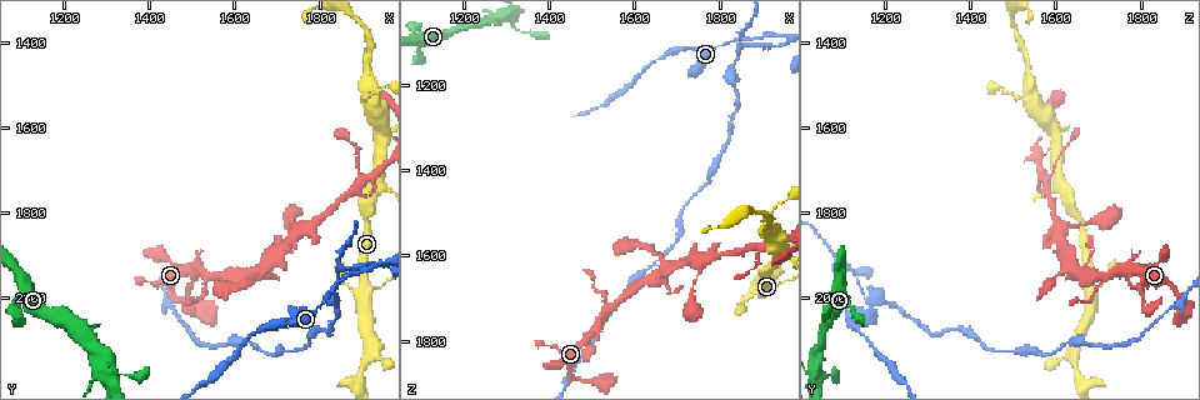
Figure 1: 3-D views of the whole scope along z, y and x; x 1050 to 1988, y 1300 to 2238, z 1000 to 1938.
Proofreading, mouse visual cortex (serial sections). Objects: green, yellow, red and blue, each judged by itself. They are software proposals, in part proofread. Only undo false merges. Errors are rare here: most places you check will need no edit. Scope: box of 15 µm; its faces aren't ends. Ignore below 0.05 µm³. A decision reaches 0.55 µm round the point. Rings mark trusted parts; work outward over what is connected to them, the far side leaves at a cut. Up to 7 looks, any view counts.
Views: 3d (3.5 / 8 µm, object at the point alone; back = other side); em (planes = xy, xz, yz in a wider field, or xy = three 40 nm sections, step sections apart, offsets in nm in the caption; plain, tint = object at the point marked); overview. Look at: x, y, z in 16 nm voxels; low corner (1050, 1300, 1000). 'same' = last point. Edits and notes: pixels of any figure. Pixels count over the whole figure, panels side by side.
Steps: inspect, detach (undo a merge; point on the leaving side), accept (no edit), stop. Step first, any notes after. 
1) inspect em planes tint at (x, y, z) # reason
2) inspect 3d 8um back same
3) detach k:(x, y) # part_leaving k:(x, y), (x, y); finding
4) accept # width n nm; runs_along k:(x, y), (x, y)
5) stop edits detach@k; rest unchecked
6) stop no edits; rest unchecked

inspect 3d 3.5um at (1500, 1935, 1780) # a fork

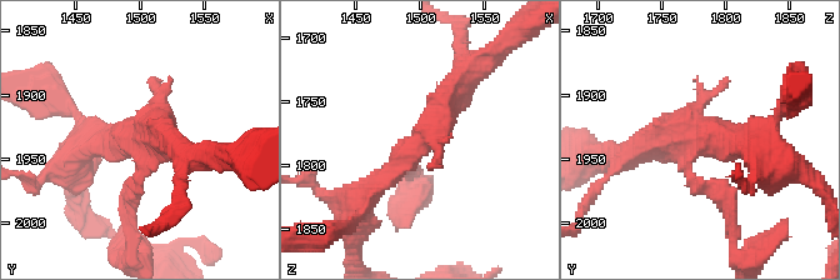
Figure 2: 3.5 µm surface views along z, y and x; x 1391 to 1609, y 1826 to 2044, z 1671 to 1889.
inspect em xy step 5 tint at (1500, 1930, 1778) # shape alone is not enough

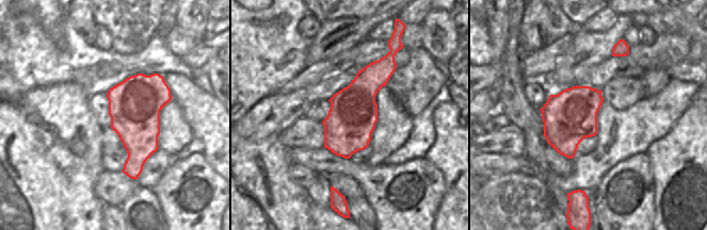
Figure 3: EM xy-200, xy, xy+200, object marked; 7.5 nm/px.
accept # runs_along 2:(364, 195), (421, 141), (464, 74); one cell here

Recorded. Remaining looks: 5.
inspect 3d 8um at (1890, 1720, 1575) # two arms in line, one across

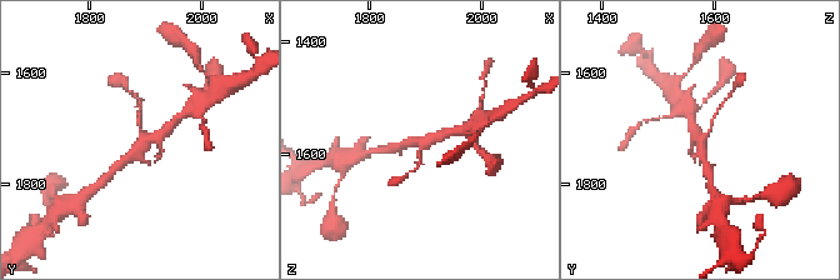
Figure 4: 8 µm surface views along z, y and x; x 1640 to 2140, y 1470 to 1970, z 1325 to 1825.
inspect 3d 3.5um at (1895, 1725, 1580) # zoom in

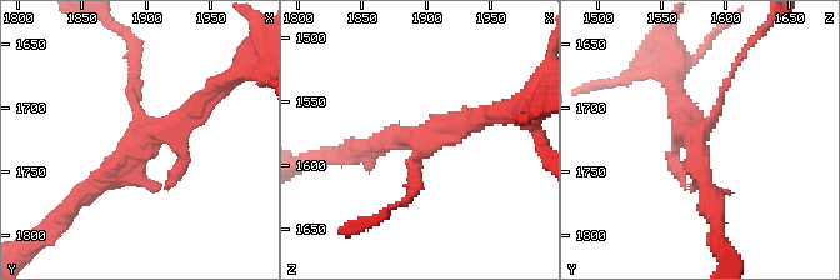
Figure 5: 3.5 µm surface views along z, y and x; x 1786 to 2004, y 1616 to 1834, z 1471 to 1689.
inspect em xy step 2 tint at (1896, 1724, 1578)

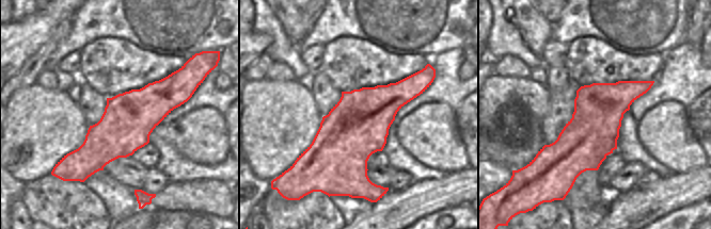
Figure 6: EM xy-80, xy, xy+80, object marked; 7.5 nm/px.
accept # width 460 nm; runs_along 6:(186, 95), (65, 160); one cell here

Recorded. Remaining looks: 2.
inspect 3d 8um at (1915, 1515, 1545) # a fork

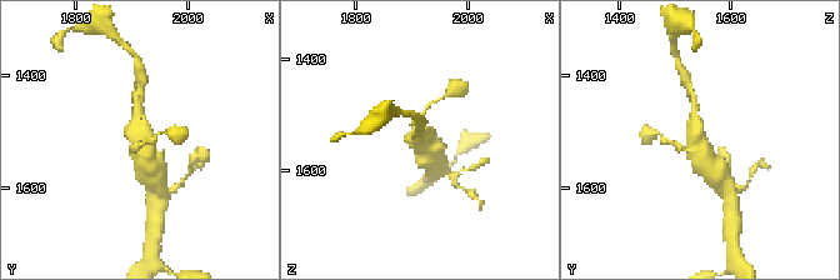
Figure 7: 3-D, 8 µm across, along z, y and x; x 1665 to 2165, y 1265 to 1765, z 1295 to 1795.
inspect em xy step 2 tint at (1915, 1510, 1540) # arms 3; arm_widths 150, 300, 600 nm; now the EM

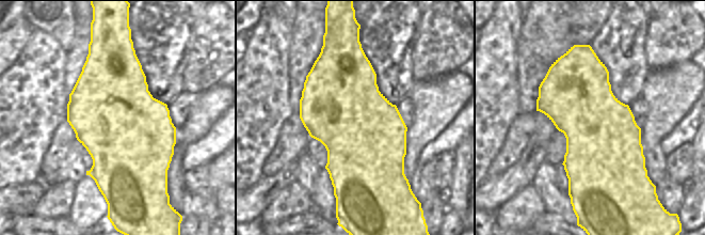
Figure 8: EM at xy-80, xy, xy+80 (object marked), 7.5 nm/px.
accept # runs_along 7:(719, 178), (703, 159), (695, 113); all the same cell

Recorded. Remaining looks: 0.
stop no edits; rest unchecked

